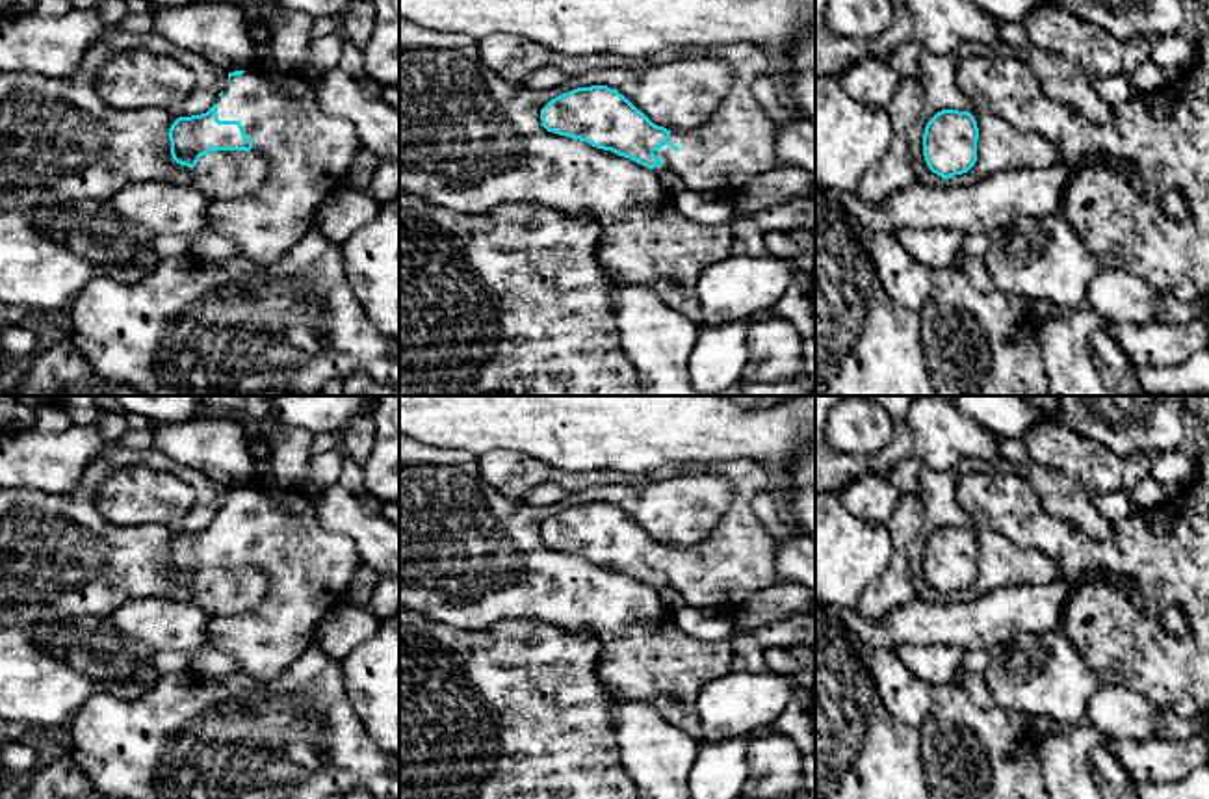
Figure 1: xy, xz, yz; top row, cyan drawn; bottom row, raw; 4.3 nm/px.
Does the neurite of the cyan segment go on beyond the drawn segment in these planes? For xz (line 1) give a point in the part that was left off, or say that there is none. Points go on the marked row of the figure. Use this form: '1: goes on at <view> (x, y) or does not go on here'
1: goes on at xz (736, 144)

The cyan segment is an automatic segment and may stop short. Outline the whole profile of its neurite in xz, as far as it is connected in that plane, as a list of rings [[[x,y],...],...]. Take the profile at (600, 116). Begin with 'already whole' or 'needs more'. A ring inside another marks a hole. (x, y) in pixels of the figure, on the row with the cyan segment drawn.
needs more; [[[520,35],[477,39],[481,61],[492,72],[524,82],[533,71],[555,67],[565,76],[589,71],[650,69],[689,56],[711,56],[732,67],[732,85],[709,119],[687,132],[654,124],[624,95],[607,85],[578,87],[540,110],[548,132],[630,158],[656,173],[674,171],[687,191],[732,191],[776,165],[774,121],[752,95],[752,82],[776,71],[776,61],[750,43],[669,46],[648,58],[594,54],[565,59]]]

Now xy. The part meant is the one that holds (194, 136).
needs more; [[[260,61],[228,72],[215,104],[206,113],[178,117],[167,136],[173,160],[191,169],[201,156],[217,151],[254,149],[267,158],[269,171],[260,190],[245,199],[212,201],[206,221],[206,229],[234,242],[240,258],[258,266],[277,262],[314,227],[319,206],[345,184],[362,147],[349,121],[319,108],[306,78],[273,72]]]

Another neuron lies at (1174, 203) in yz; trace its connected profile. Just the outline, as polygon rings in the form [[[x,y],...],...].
[[[1172,190],[1161,199],[1163,212],[1172,219],[1187,219],[1189,217],[1189,203],[1187,197],[1179,190]]]

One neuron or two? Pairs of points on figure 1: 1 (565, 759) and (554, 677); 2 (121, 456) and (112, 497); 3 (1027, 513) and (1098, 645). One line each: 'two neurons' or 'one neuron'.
1: one neuron
2: two neurons
3: one neuron

